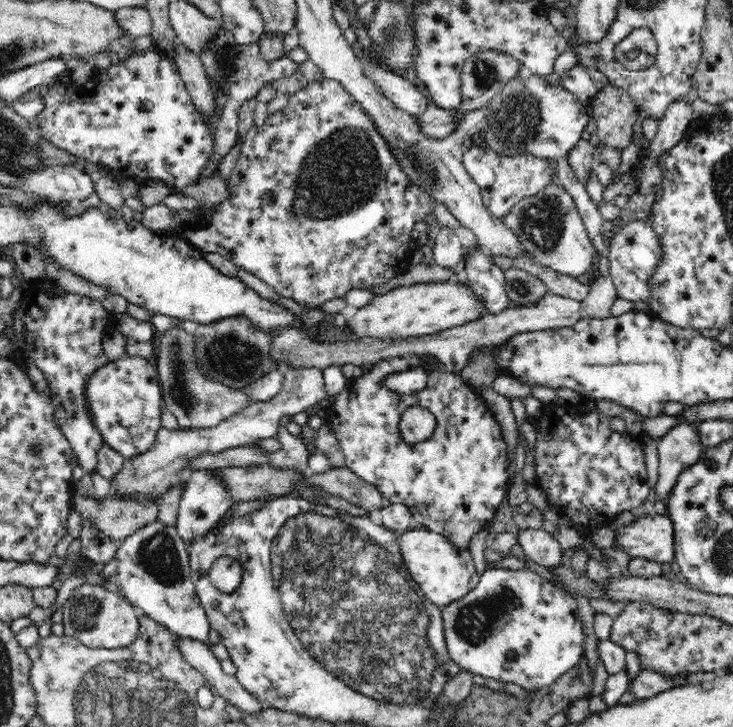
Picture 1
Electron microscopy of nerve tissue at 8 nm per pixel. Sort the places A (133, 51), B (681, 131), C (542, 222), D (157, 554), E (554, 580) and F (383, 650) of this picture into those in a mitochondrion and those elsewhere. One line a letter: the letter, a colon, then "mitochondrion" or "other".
A: other
B: other
C: mitochondrion
D: mitochondrion
E: other
F: mitochondrion

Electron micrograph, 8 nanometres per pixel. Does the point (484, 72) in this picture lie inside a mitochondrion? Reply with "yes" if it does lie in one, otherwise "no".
yes

